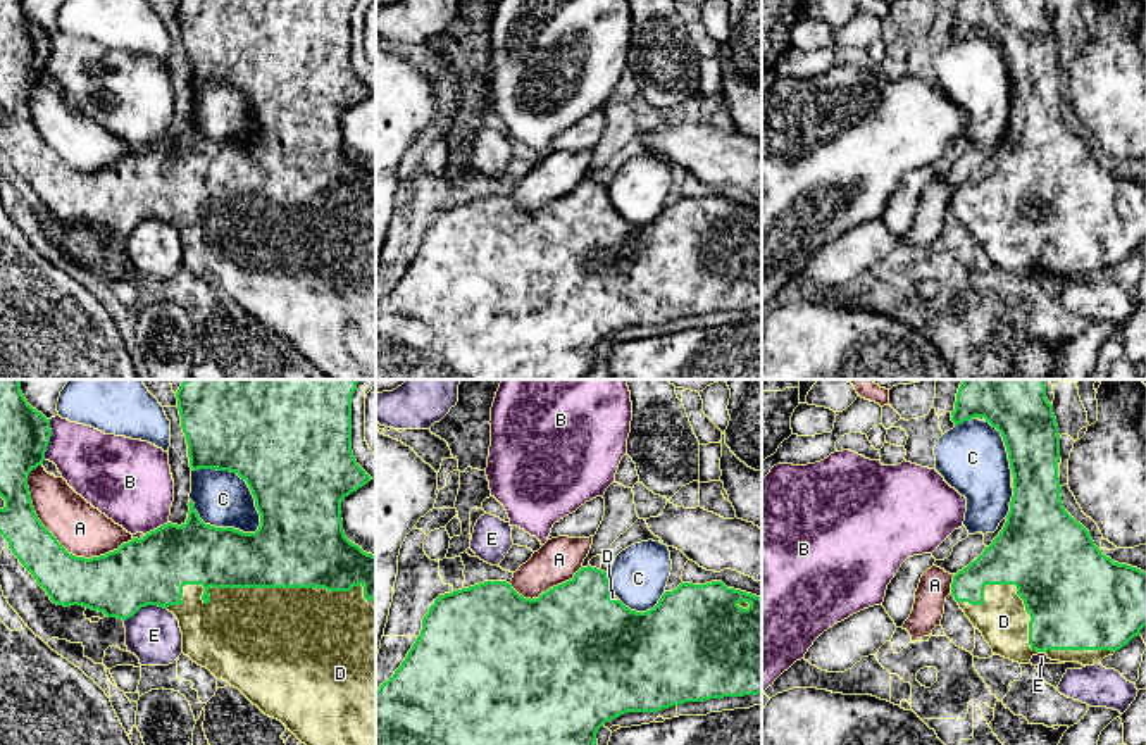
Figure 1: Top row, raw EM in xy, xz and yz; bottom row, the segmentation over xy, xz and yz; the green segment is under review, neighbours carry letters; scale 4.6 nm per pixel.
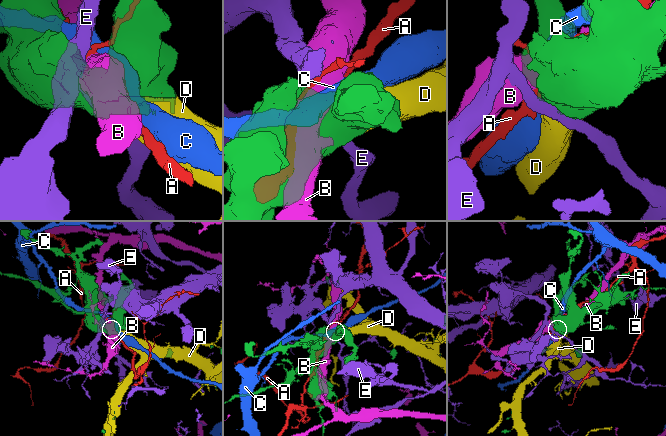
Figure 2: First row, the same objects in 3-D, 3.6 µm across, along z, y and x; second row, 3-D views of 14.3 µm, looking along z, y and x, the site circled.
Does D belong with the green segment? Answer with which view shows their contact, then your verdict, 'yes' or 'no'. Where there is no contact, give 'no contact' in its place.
xy | yes

